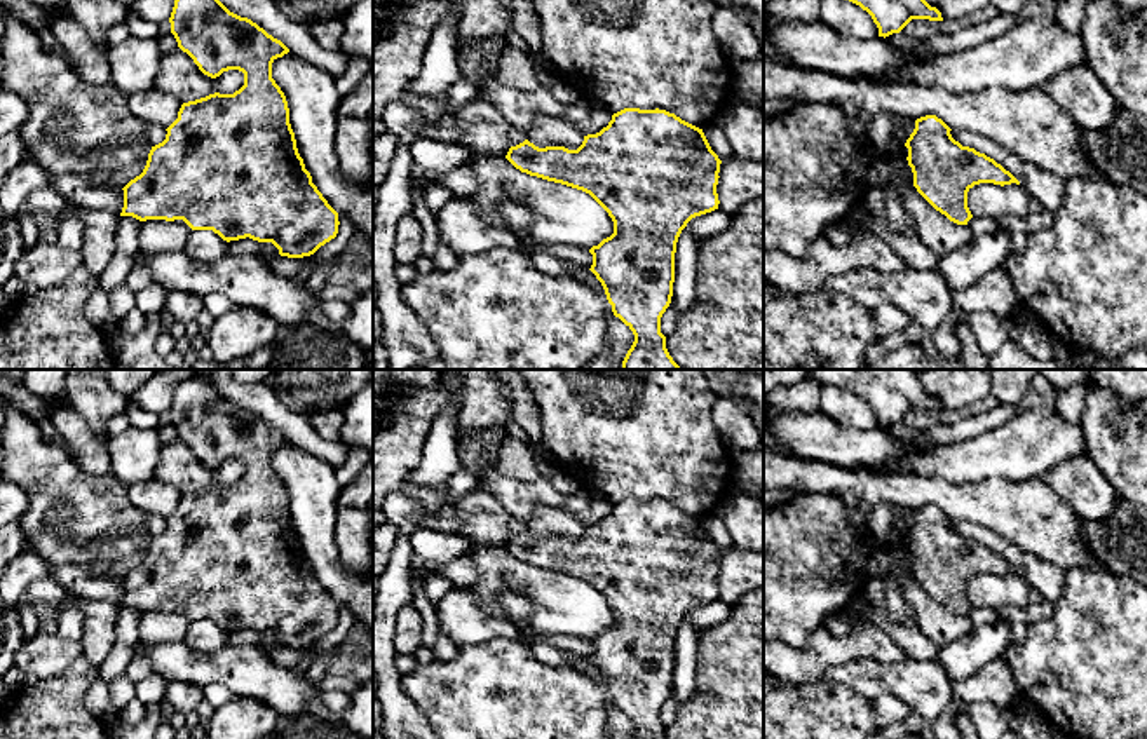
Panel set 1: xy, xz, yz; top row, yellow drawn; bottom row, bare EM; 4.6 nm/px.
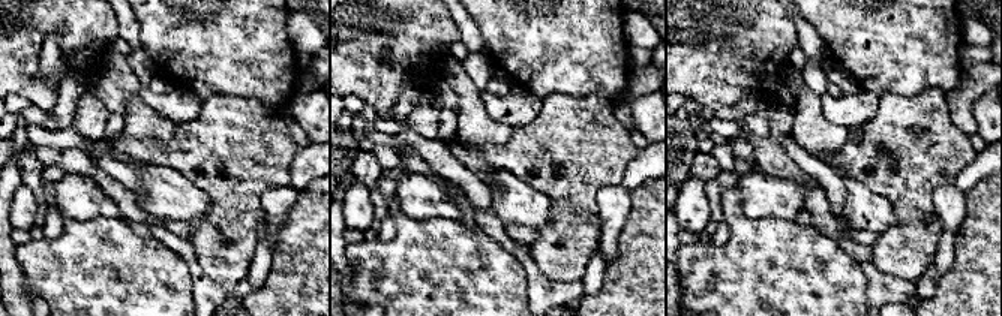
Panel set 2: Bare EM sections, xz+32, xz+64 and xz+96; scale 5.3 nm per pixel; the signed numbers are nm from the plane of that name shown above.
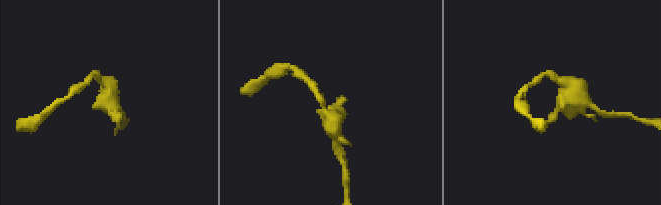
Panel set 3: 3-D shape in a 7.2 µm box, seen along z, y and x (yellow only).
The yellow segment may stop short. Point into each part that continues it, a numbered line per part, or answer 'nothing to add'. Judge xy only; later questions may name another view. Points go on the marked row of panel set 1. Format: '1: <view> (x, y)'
nothing to add

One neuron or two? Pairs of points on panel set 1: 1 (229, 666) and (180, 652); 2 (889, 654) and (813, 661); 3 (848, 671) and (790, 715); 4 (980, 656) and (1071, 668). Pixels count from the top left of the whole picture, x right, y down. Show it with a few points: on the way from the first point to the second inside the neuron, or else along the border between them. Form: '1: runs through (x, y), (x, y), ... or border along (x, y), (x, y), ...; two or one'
1: runs through (217, 666), (192, 664); one
2: runs through (870, 649), (832, 650); one
3: border along (823, 678), (848, 685), (870, 701); two
4: border along (1010, 644), (999, 656); two

